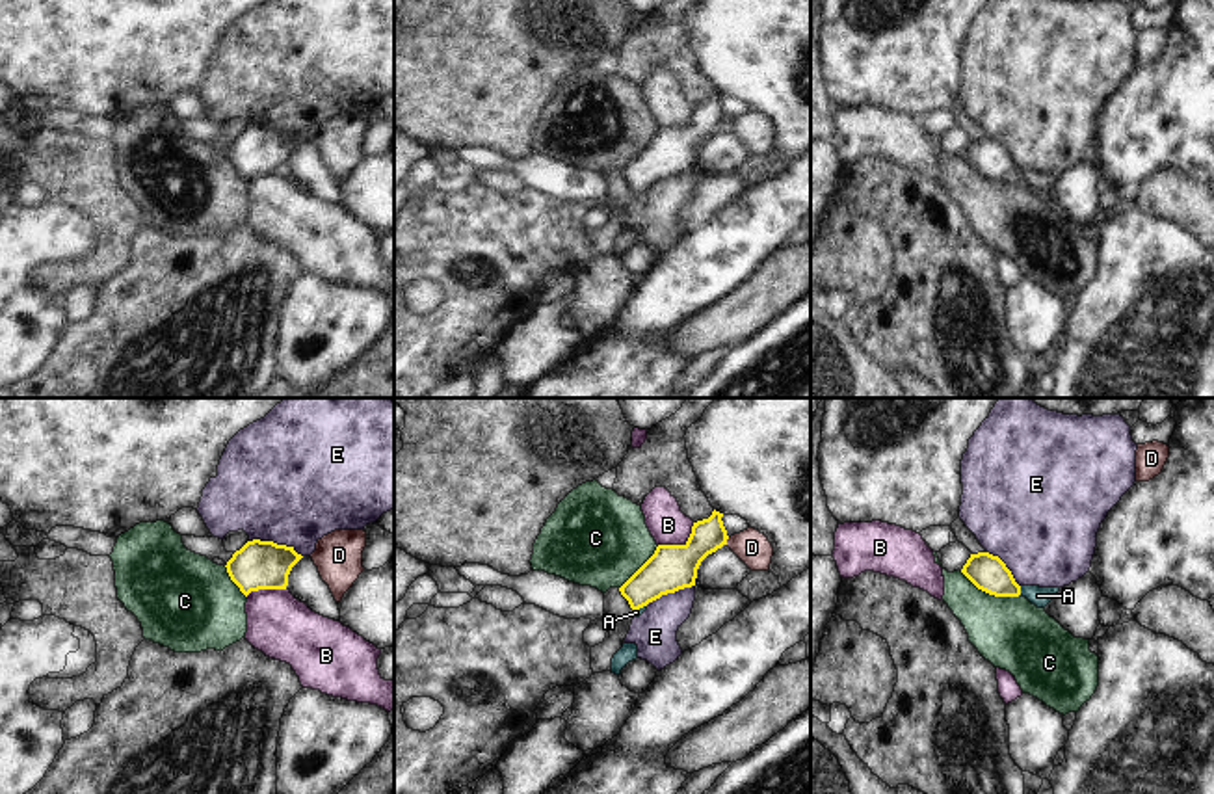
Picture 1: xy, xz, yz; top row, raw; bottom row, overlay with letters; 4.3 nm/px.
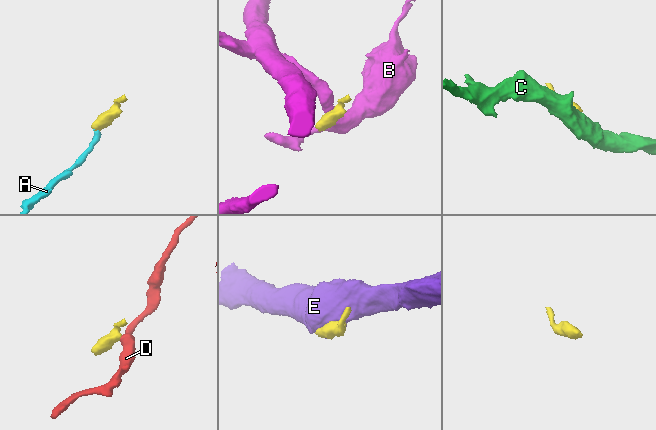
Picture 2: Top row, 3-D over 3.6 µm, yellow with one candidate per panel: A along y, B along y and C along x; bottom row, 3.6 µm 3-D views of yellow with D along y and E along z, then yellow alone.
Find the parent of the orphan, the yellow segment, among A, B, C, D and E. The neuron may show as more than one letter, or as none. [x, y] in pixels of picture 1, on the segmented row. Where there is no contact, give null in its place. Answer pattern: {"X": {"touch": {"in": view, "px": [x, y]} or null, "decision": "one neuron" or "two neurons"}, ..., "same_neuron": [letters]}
{"A": {"touch": {"in": "yz", "px": [1019, 590]}, "decision": "one neuron"}, "B": {"touch": {"in": "xz", "px": [681, 545]}, "decision": "two neurons"}, "C": {"touch": {"in": "yz", "px": [989, 594]}, "decision": "two neurons"}, "D": {"touch": {"in": "xz", "px": [725, 542]}, "decision": "two neurons"}, "E": {"touch": {"in": "xy", "px": [276, 543]}, "decision": "two neurons"}, "same_neuron": ["A"]}

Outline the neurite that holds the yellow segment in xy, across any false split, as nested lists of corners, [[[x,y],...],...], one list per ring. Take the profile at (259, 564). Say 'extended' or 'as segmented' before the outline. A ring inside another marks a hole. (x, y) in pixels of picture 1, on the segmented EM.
as segmented | [[[253,539],[236,550],[225,567],[247,597],[258,589],[286,589],[288,575],[301,558],[294,547]]]

